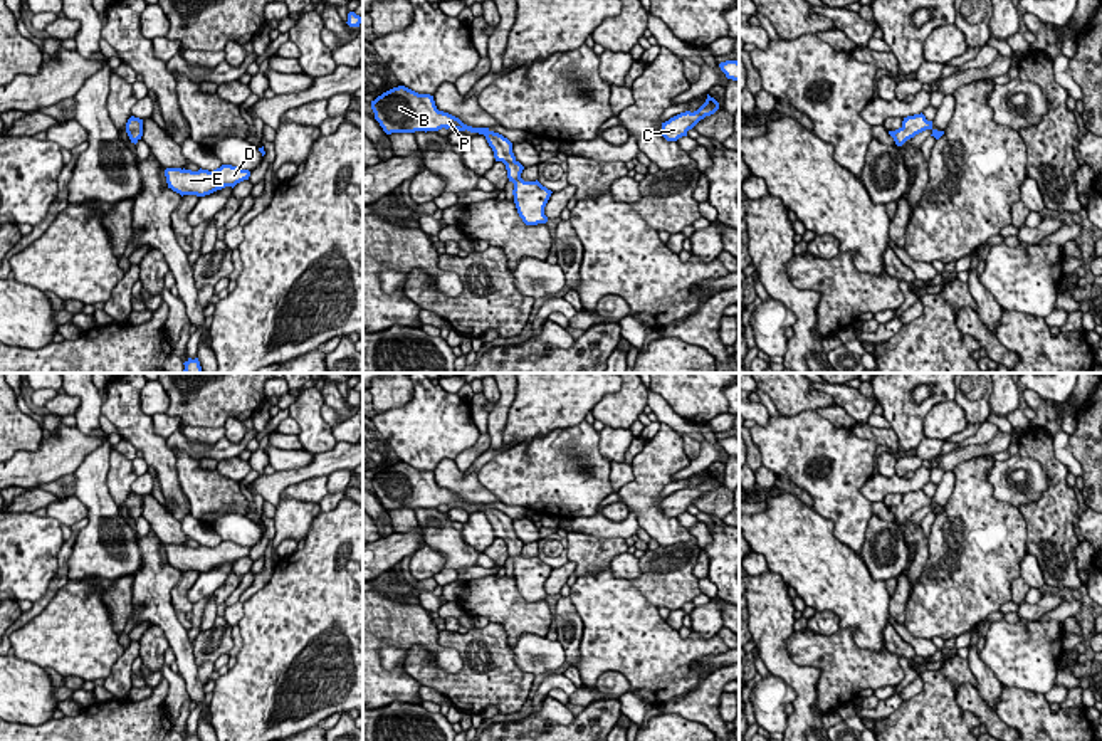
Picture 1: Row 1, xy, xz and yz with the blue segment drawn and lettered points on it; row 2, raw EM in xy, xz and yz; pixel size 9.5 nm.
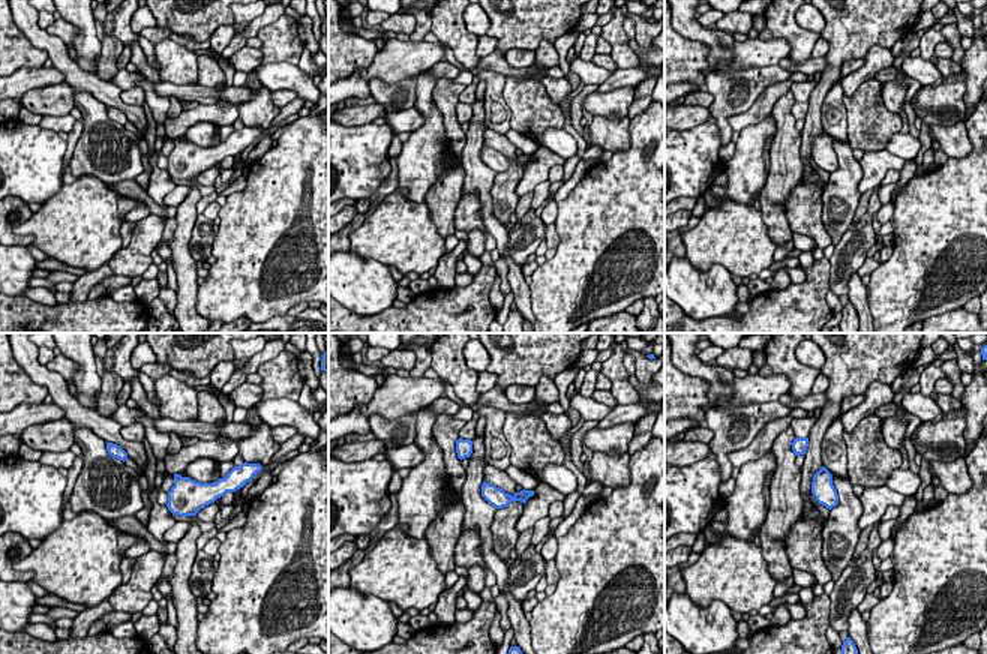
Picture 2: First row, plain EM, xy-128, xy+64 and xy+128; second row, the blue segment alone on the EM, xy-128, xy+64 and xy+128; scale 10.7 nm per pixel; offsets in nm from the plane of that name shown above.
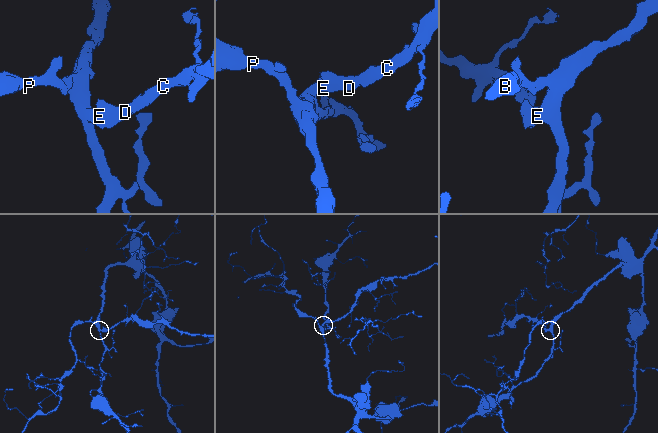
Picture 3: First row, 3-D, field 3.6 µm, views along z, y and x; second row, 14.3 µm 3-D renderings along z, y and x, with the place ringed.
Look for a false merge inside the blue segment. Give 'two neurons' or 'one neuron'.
one neuron

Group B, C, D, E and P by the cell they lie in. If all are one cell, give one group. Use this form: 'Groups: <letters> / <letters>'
Groups: B C D E P

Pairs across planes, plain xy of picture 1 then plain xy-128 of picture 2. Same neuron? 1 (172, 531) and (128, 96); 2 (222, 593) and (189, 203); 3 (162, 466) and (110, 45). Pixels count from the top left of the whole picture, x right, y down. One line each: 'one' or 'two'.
1: two
2: two
3: two

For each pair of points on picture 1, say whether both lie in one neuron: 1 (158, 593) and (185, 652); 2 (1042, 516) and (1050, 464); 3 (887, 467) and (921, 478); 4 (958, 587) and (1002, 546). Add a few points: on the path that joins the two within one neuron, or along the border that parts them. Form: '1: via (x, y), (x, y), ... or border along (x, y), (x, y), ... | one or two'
1: via (158, 609), (178, 637) | one
2: via (1055, 503), (1057, 478) | one
3: border along (879, 472), (884, 476), (896, 474) | two
4: via (968, 577), (991, 553) | one

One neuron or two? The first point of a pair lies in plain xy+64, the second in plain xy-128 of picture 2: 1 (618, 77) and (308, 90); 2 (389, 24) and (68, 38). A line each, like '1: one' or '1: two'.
1: two
2: one

